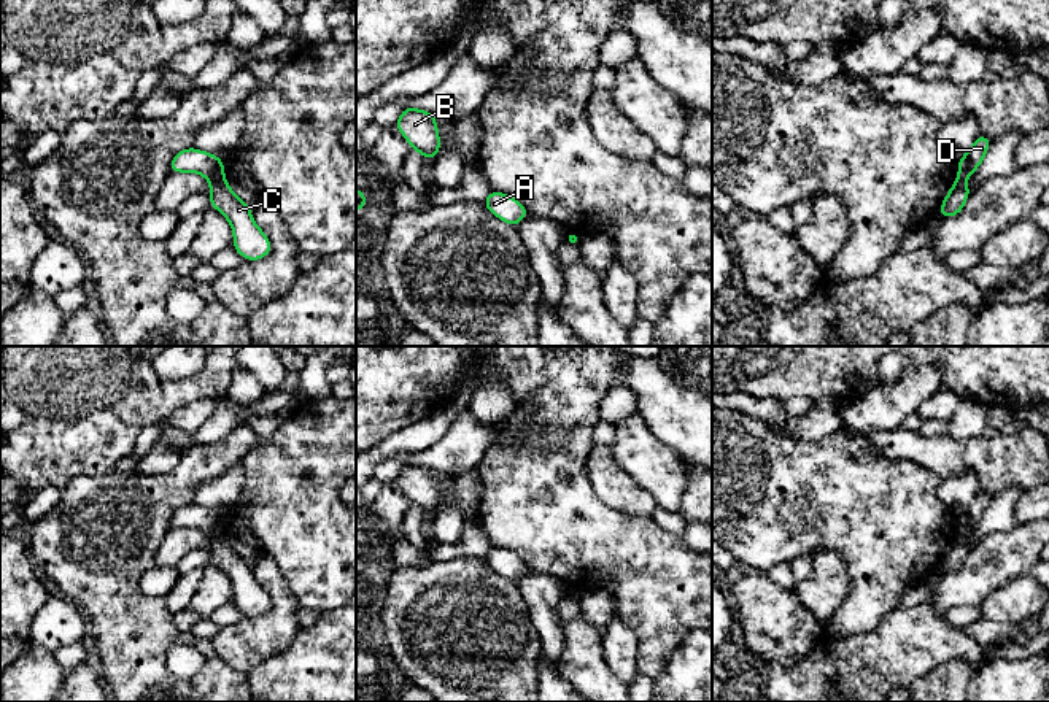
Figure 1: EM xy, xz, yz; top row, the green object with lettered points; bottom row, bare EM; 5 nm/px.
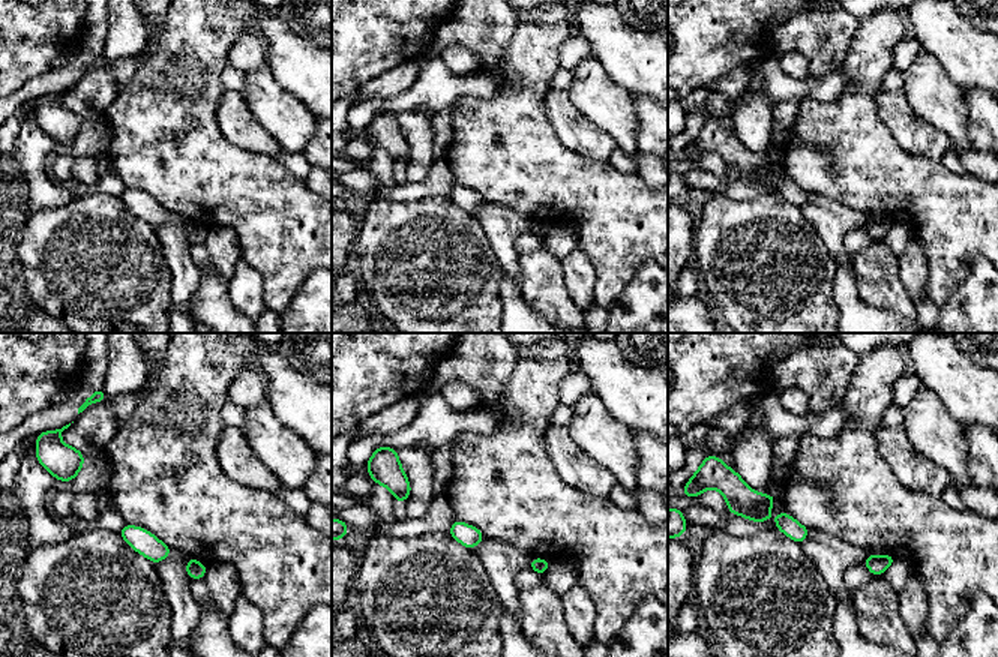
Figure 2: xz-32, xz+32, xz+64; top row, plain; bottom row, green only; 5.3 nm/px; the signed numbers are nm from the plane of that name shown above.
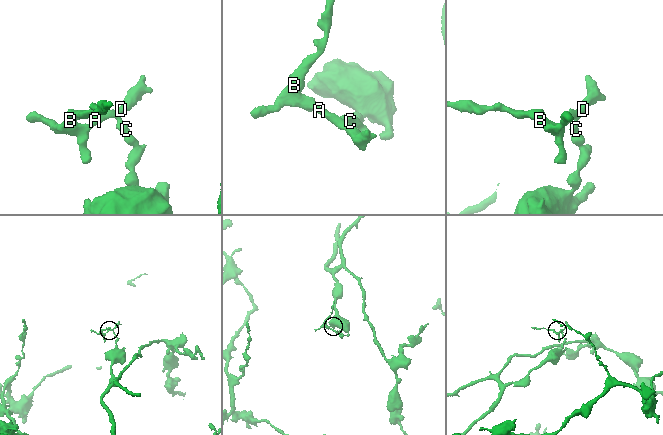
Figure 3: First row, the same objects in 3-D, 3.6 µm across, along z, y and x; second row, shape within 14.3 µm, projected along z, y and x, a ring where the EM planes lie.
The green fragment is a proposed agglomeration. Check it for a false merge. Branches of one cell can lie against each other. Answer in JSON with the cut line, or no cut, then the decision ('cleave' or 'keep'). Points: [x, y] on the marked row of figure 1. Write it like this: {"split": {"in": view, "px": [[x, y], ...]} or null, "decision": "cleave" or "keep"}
{"split": {"in": "xy", "px": [[223, 180], [212, 183]]}, "decision": "cleave"}

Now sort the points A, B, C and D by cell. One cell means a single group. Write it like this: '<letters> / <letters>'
A B D / C

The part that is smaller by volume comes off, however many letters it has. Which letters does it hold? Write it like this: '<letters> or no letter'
A, B, D

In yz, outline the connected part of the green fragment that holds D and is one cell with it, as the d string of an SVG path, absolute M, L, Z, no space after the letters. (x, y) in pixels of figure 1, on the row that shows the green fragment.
M979 135L971 146L971 149L958 159L958 176L957 181L966 183L970 175L979 168L989 146L990 146L990 138L985 135Z

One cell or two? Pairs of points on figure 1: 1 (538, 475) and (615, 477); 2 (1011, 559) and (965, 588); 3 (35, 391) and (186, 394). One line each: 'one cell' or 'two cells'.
1: two cells
2: one cell
3: one cell

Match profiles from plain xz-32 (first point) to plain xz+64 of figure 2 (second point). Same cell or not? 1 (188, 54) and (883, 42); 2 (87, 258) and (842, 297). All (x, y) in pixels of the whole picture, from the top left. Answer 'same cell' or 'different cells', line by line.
1: same cell
2: different cells

